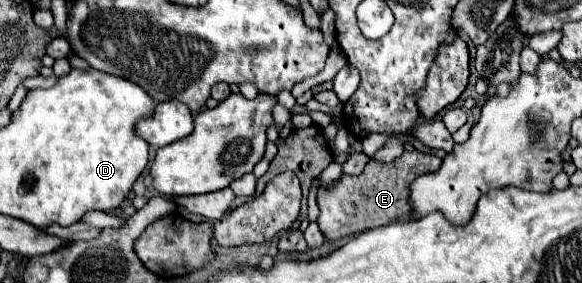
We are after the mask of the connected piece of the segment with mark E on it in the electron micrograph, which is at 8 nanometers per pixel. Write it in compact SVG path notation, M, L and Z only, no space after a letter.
M419 150L403 152L391 164L369 160L363 174L341 176L335 182L335 186L319 190L319 194L317 194L317 204L319 204L317 226L321 228L321 232L327 240L339 240L343 236L349 236L349 234L355 234L361 230L385 226L395 220L405 220L405 218L409 218L409 212L411 212L411 206L407 202L411 182L425 172L439 170L439 166L441 166L441 160L437 156L425 154Z

